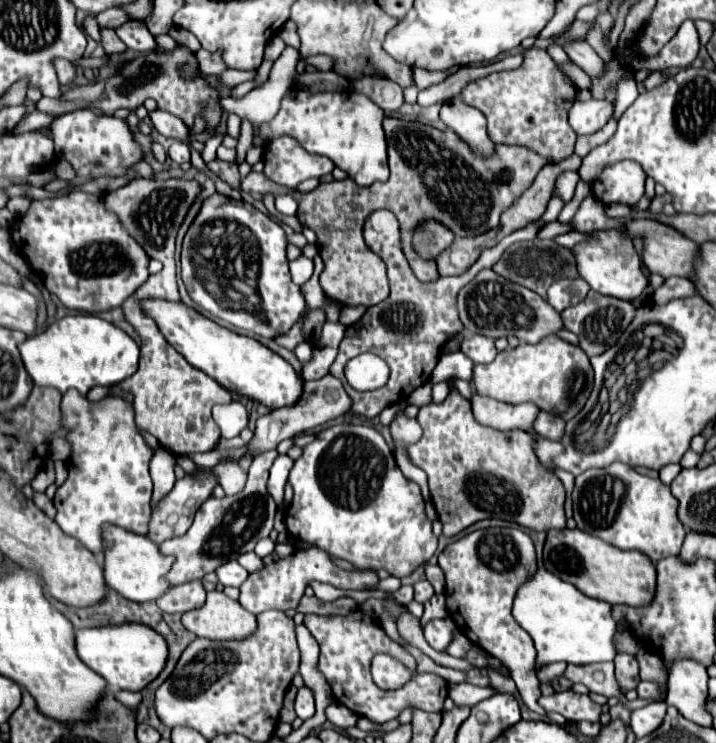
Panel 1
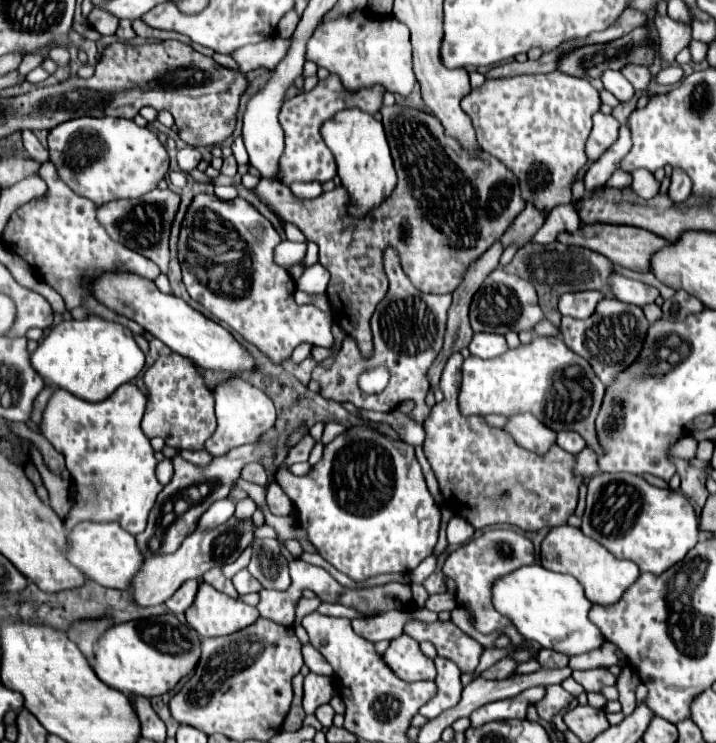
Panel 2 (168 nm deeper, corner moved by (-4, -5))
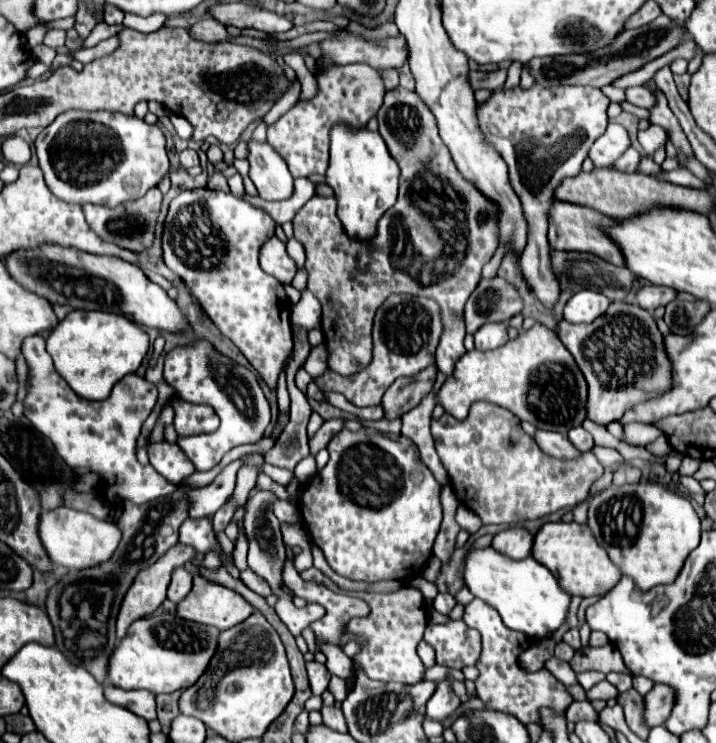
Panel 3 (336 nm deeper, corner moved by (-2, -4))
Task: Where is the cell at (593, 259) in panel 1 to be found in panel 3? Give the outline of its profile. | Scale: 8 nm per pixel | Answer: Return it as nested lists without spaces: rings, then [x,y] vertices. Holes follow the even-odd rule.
[[[644,284],[638,294],[636,294],[636,300],[638,300],[638,306],[648,310],[648,312],[654,312],[658,306],[666,306],[670,304],[674,298],[676,298],[676,290],[674,288],[668,288],[668,286],[656,286],[656,284]]]

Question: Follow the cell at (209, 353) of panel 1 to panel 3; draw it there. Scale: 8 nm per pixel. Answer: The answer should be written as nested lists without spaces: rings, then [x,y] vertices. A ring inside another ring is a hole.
[[[42,244],[40,248],[26,248],[20,252],[10,252],[2,258],[8,274],[20,282],[20,286],[32,290],[34,294],[46,298],[50,304],[68,304],[78,310],[104,310],[130,318],[136,324],[160,328],[164,332],[176,332],[186,328],[186,320],[176,306],[176,302],[154,282],[146,278],[146,274],[136,266],[120,260],[116,256],[96,256],[88,252],[80,252],[78,248],[60,248],[58,244]]]

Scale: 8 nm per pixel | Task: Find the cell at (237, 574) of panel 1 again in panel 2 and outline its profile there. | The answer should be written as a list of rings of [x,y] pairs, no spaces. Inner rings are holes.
[[[246,569],[238,571],[238,573],[232,577],[232,583],[234,583],[234,587],[236,587],[236,591],[238,591],[240,595],[246,595],[246,593],[258,593],[258,591],[262,589],[262,585],[260,585]]]

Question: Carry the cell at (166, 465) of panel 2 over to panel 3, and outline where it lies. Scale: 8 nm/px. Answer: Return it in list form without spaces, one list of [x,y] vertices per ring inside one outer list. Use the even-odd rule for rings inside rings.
[[[148,438],[148,458],[154,470],[172,484],[180,484],[194,472],[192,462],[184,456],[184,452],[180,452],[180,446],[166,440],[152,442]]]

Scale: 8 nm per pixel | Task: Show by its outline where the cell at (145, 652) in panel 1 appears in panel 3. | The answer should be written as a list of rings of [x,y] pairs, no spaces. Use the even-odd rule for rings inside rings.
[[[162,614],[140,618],[128,628],[126,638],[116,644],[108,666],[108,682],[124,690],[144,688],[154,694],[184,690],[196,684],[198,676],[208,668],[208,660],[212,660],[216,652],[218,636],[218,628],[194,624],[178,616],[174,616],[174,622],[172,616]]]

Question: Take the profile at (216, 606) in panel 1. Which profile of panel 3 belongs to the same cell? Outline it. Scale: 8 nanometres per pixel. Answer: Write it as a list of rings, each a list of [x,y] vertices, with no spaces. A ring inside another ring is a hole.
[[[194,576],[192,592],[176,606],[176,614],[184,620],[228,630],[246,620],[254,608],[234,590]]]

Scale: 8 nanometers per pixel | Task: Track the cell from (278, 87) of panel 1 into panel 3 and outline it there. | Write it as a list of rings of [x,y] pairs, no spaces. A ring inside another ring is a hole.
[[[248,140],[250,180],[256,184],[260,198],[270,202],[288,200],[294,194],[294,178],[282,156],[270,144]]]

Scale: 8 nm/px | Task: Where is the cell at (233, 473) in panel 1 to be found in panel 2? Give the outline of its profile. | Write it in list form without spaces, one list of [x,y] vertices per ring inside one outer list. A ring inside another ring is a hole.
[[[244,497],[236,503],[236,517],[240,517],[240,519],[250,517],[254,511],[256,511],[256,503],[250,497]]]

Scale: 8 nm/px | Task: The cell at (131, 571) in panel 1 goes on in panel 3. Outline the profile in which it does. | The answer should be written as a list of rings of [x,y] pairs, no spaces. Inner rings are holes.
[[[60,506],[48,512],[42,512],[40,516],[40,542],[44,544],[44,550],[48,558],[54,564],[60,564],[70,570],[84,570],[90,566],[96,566],[100,562],[106,562],[120,542],[120,530],[112,522],[104,522],[94,518],[88,512],[74,510],[68,506]]]

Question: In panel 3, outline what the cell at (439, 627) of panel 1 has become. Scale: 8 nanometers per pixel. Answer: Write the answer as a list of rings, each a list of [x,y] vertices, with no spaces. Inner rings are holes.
[[[442,680],[442,682],[438,682],[438,688],[436,688],[434,696],[428,700],[426,714],[428,714],[430,720],[442,722],[442,720],[446,720],[448,716],[452,716],[458,706],[460,706],[460,700],[458,700],[458,696],[452,692],[450,682],[448,682],[448,680]]]

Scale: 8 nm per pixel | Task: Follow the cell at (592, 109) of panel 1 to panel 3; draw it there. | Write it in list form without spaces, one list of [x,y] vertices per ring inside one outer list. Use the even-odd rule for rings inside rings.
[[[608,124],[606,132],[592,144],[590,158],[596,168],[612,166],[624,152],[630,148],[630,138],[624,126]]]

